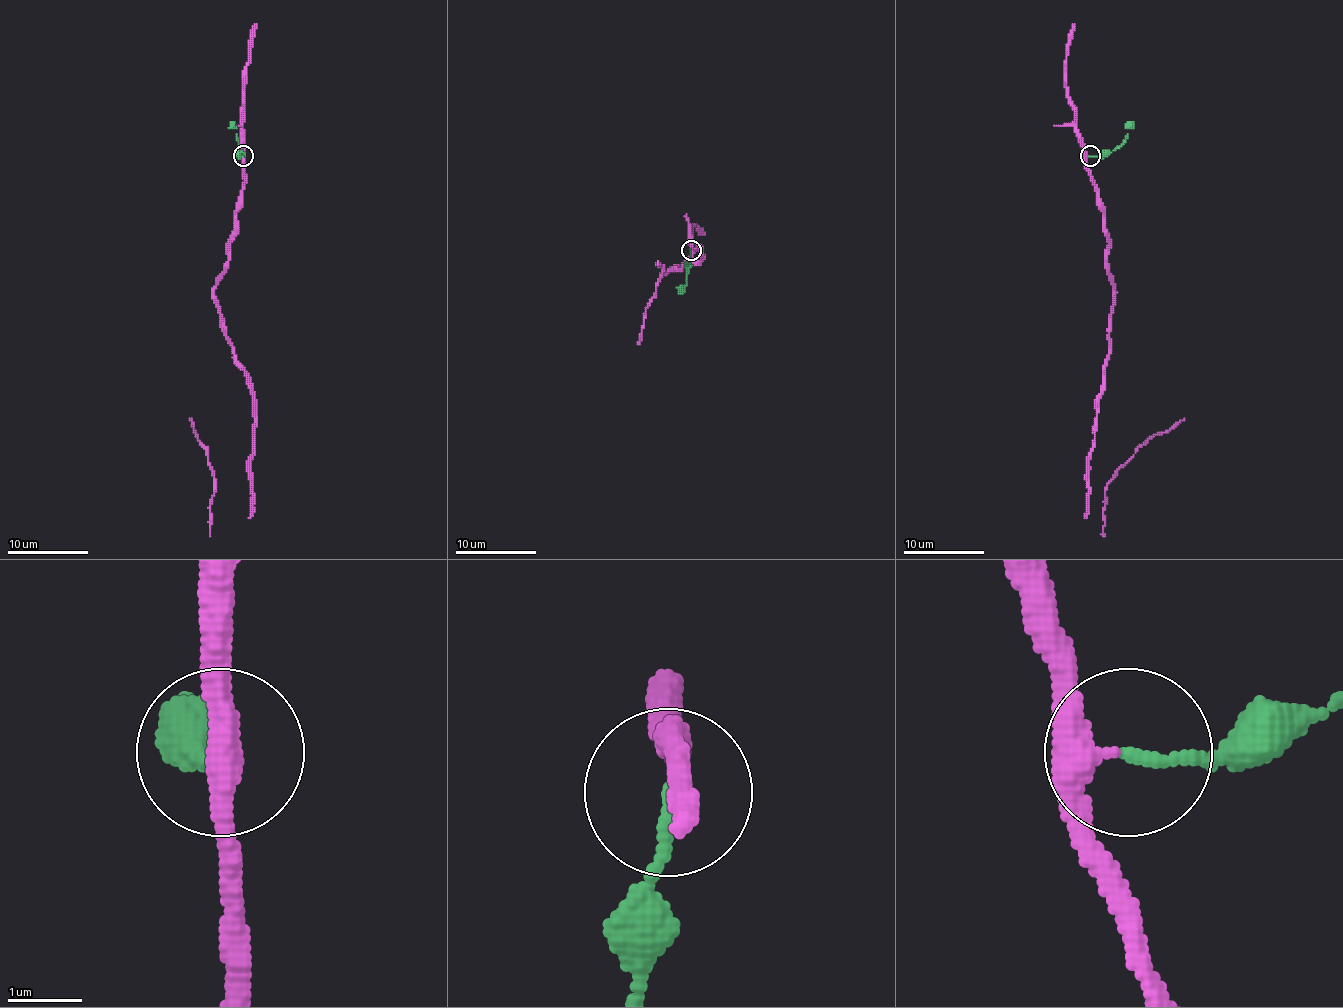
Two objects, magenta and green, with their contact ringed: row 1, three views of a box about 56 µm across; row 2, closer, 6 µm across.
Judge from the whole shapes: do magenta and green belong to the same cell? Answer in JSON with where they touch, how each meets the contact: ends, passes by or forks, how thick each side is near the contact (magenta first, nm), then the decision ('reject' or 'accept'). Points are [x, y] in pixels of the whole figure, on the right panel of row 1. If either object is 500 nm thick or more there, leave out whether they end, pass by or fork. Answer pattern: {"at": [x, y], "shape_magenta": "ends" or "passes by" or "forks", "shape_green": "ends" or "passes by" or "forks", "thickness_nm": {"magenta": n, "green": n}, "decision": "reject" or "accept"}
{"at": [1090, 156], "shape_magenta": "passes by", "shape_green": "ends", "thickness_nm": {"magenta": 320, "green": 150}, "decision": "accept"}

